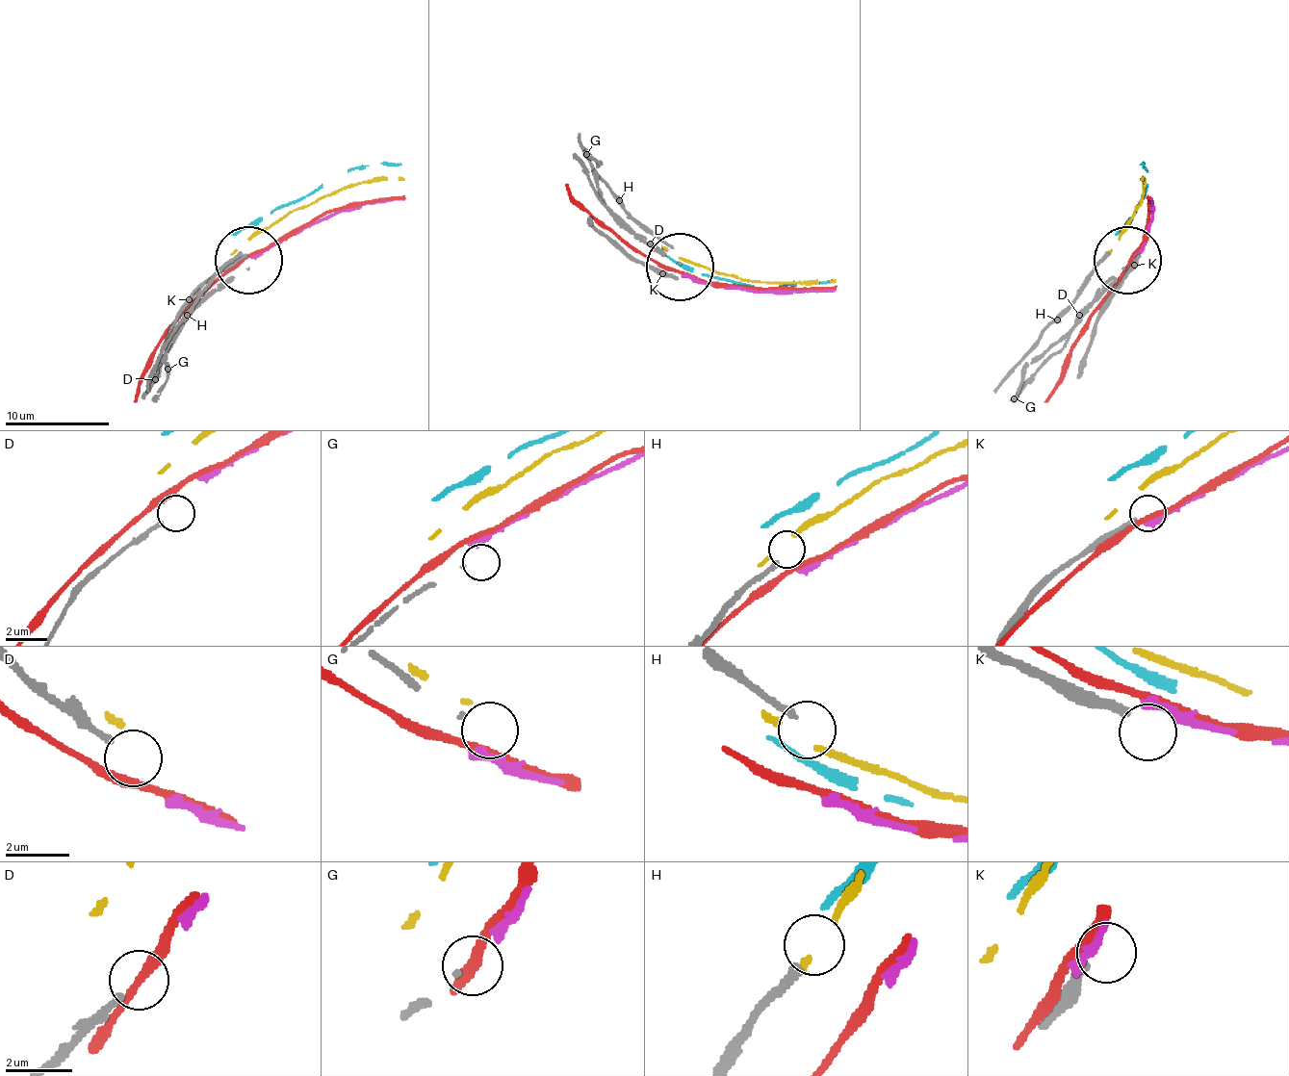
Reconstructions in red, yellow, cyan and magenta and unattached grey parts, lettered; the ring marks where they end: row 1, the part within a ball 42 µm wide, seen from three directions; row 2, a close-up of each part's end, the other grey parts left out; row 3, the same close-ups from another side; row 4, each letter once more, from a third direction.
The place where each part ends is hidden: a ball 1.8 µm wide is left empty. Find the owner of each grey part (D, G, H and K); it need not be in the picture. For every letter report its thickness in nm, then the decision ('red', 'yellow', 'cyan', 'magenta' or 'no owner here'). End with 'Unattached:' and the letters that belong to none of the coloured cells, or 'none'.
D: 180 nm thick; no owner here
G: 110 nm thick; no owner here
H: 200 nm thick; no owner here
K: 280 nm thick; no owner here
Unattached: D, G, H, K

